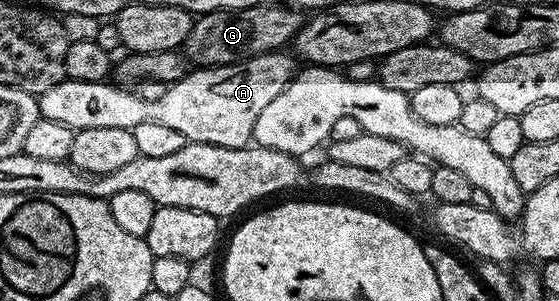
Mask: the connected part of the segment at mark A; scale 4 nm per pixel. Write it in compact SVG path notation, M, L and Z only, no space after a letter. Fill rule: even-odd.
M282 50L225 67L194 67L185 73L182 80L168 85L164 95L151 101L117 82L85 82L67 78L51 86L51 90L40 93L37 105L42 120L63 122L63 126L78 132L116 128L131 130L139 126L139 122L160 122L163 126L179 130L186 141L194 144L243 148L252 141L254 124L260 111L293 79L297 65L293 62L294 57L290 56Z

